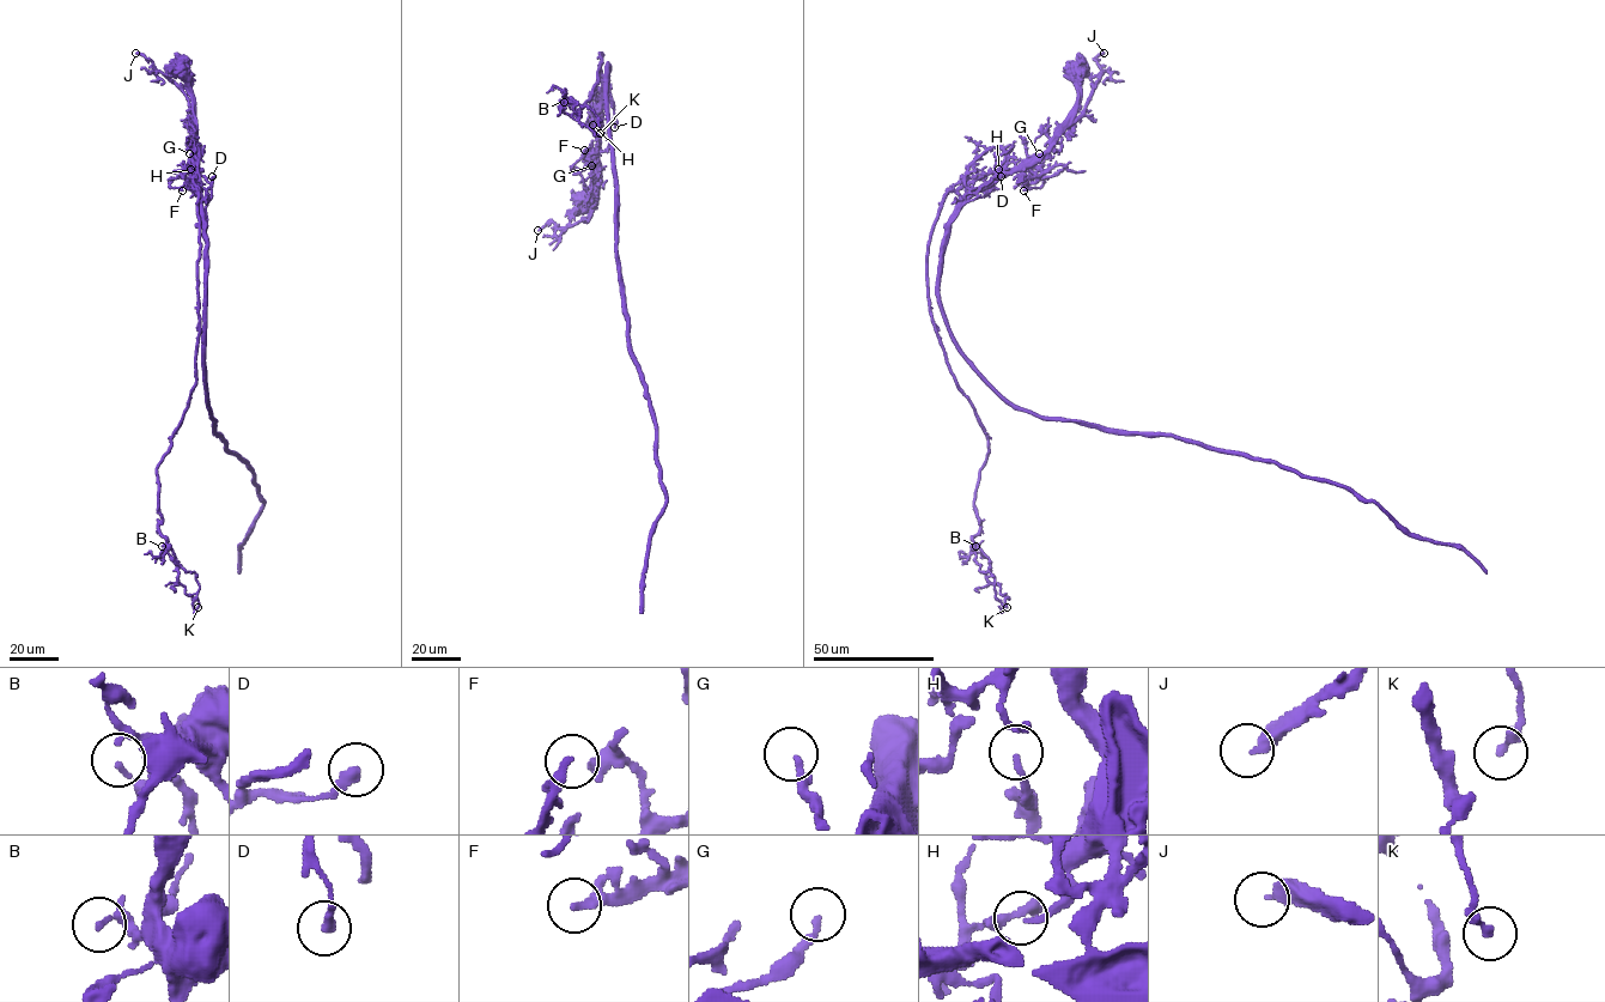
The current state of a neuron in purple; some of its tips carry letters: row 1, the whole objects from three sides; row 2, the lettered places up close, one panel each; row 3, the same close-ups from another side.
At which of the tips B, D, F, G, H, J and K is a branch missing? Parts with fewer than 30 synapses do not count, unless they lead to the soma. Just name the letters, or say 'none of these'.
J

